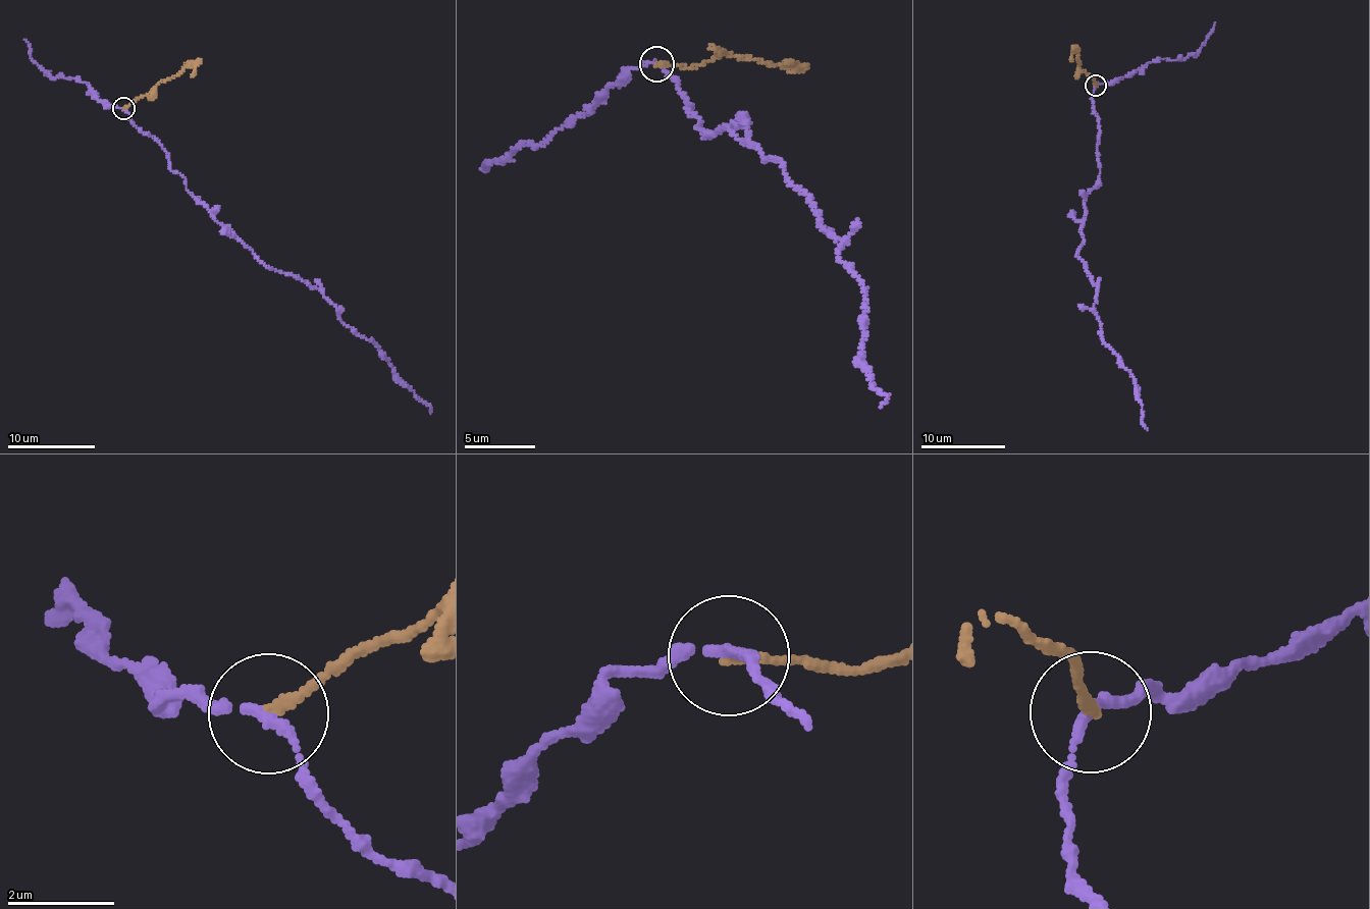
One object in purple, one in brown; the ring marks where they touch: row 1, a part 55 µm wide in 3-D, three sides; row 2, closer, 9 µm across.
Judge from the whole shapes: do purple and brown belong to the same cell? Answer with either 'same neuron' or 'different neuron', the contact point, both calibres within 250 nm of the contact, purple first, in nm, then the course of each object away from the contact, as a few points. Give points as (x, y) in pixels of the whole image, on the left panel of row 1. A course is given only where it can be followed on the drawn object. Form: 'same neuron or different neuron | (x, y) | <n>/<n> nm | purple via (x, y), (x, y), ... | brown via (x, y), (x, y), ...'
different neuron | (123, 108) | 170/200 nm | purple via (122, 108), (217, 220), (266, 265), (319, 290), (430, 413) | brown via (122, 108), (202, 59)

